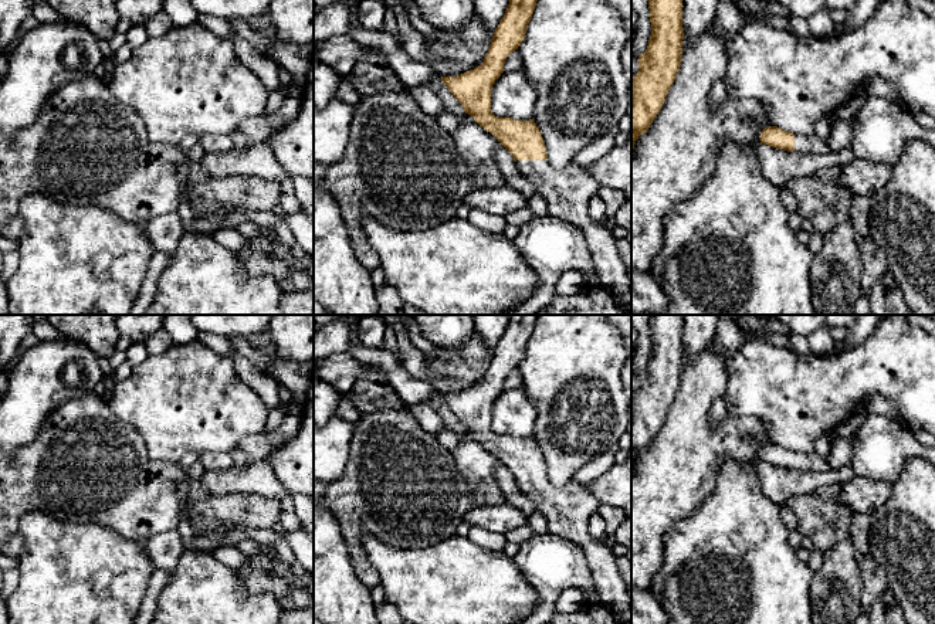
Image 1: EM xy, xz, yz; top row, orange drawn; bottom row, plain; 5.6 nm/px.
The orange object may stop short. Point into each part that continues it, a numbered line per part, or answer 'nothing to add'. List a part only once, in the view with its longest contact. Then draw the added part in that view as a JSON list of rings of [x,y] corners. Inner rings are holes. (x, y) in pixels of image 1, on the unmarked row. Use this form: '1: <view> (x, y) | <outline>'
1: xz (568, 509) | [[[516,478],[514,481],[515,486],[536,505],[538,513],[546,518],[549,533],[563,536],[585,550],[599,598],[623,624],[631,624],[631,600],[627,596],[627,587],[620,577],[614,556],[607,546],[587,530],[590,518],[597,513],[602,503],[589,491],[589,486],[575,478],[562,488],[553,486],[548,478]]]

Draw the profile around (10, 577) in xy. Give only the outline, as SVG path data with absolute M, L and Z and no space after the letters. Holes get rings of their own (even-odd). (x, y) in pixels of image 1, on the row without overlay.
M10 569L3 572L3 587L1 587L1 598L6 601L13 591L17 589L20 581L18 569Z

